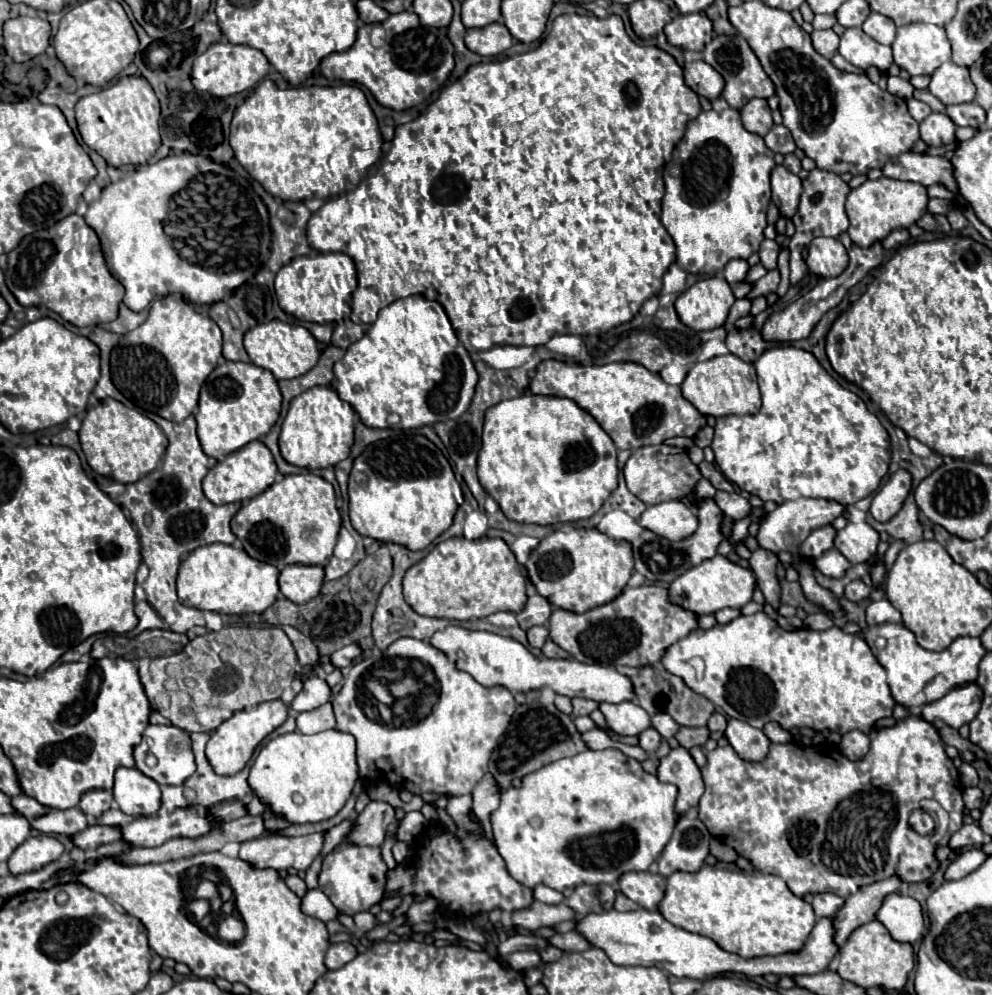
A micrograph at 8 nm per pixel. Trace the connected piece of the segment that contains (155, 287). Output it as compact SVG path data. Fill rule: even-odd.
M180 152L166 156L156 164L109 166L109 175L110 183L102 189L100 198L86 208L82 217L90 228L96 230L108 268L112 268L114 278L126 288L124 304L132 312L140 312L150 306L154 298L174 292L180 292L194 304L214 304L222 300L228 290L250 280L268 260L272 242L268 210L260 196L250 190L250 184L228 166L208 160L206 156ZM192 186L206 186L206 192L194 190Z

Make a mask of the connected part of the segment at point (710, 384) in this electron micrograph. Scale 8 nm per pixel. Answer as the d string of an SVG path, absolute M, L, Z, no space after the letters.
M734 354L716 356L706 362L696 362L688 376L682 382L682 394L684 398L704 416L744 416L744 414L756 414L760 410L760 388L756 382L756 370L752 364L744 362L742 358Z

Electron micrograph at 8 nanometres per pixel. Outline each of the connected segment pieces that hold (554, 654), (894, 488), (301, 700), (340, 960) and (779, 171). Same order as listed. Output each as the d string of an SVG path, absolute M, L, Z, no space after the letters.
M546 640L546 644L542 646L542 654L546 658L570 658L570 654L564 652L554 640Z
M898 470L894 472L888 482L880 488L880 492L874 496L870 514L878 522L888 522L904 504L908 492L912 488L912 476L908 470Z
M308 676L304 680L302 692L292 700L290 708L296 712L306 712L326 704L328 700L330 700L330 686L326 684L326 680L322 680L320 676Z
M340 942L340 944L332 944L326 952L326 968L328 970L338 970L344 964L348 964L350 960L356 958L356 948L350 942Z
M774 166L772 170L772 202L778 206L780 214L792 218L802 194L802 180L788 172L784 166Z

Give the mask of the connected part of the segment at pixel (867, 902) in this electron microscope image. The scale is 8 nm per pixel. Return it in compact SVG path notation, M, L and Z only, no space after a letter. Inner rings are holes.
M892 876L892 878L880 880L876 884L868 884L868 886L860 888L860 892L846 898L844 908L840 908L840 912L836 912L836 916L832 916L834 944L838 948L842 948L842 944L852 934L852 930L856 930L858 926L862 926L866 922L872 922L884 896L896 892L900 888L900 884L902 884L900 878Z

